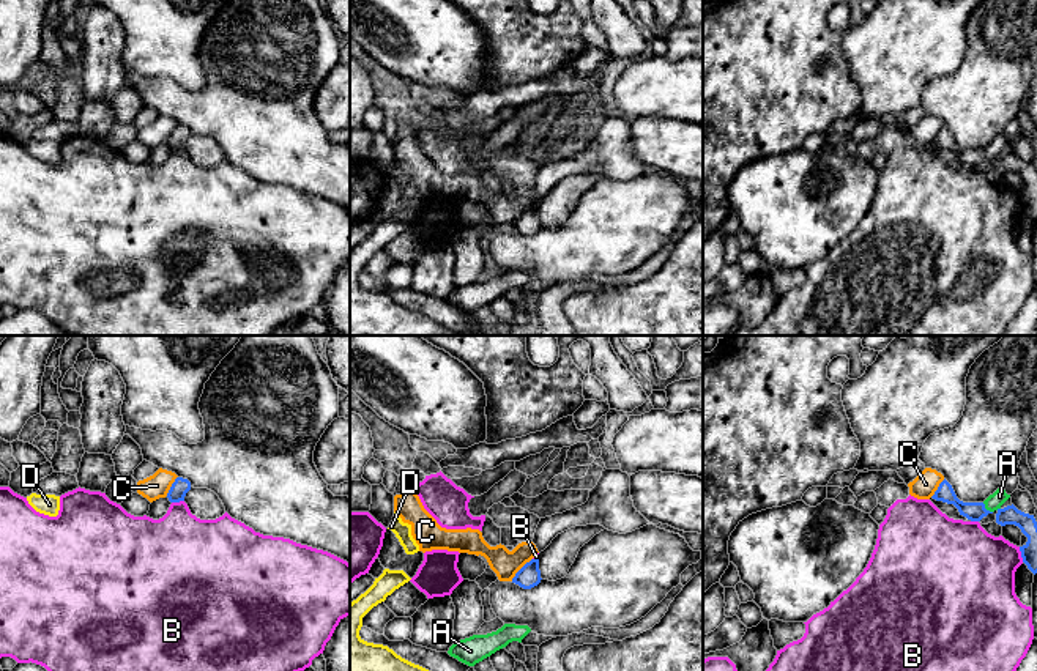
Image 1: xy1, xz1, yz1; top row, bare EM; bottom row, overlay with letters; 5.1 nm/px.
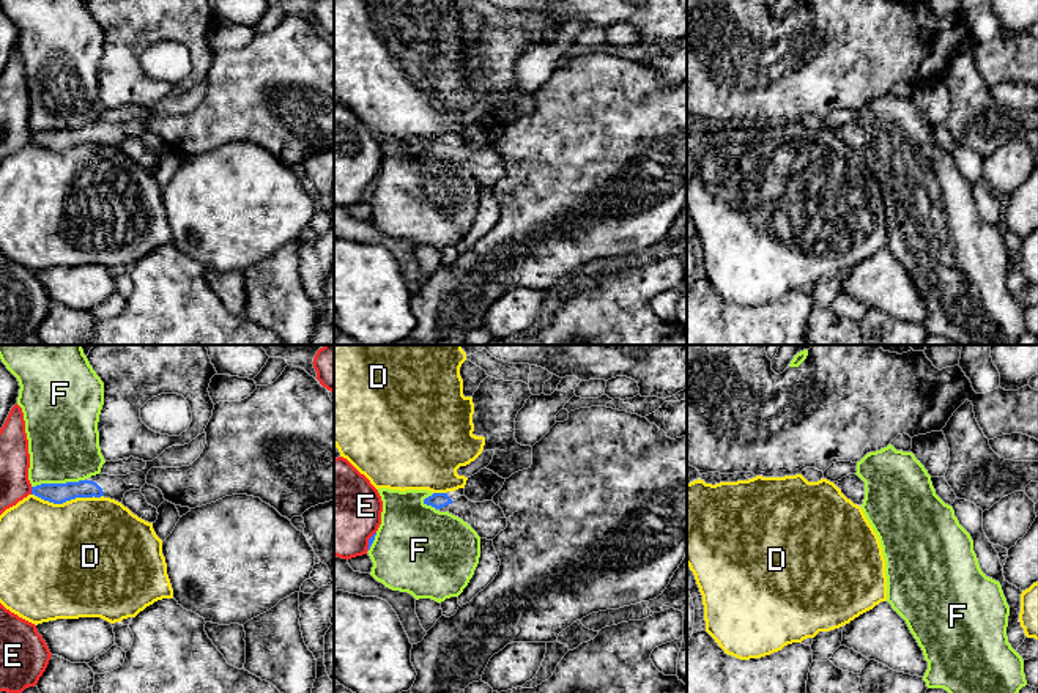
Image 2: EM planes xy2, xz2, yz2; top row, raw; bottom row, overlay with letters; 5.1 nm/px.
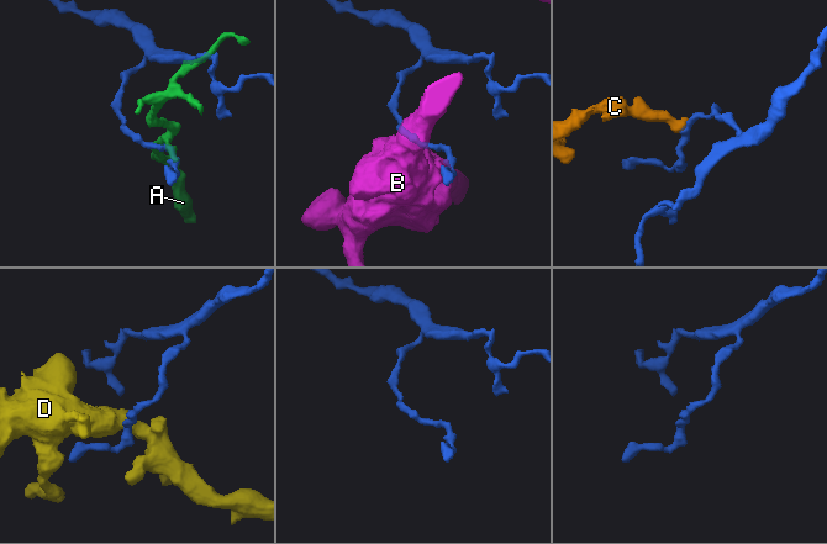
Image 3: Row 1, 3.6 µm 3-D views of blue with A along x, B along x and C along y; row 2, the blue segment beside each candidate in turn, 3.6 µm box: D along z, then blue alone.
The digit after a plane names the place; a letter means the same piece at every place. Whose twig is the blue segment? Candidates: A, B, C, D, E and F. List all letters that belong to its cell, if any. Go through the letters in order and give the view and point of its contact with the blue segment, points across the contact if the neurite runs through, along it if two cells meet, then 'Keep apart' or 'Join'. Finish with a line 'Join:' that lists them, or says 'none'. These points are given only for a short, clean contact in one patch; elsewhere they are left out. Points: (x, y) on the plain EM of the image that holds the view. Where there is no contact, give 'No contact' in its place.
A: Touches blue at yz1 (985, 156). Boundary: yz1 (982, 150), (992, 159). Keep apart
B: Touches blue at yz1 (1022, 202). Keep apart
C: Touches blue at xz1 (520, 216). Boundary: xz1 (531, 205), (511, 227). Keep apart
D: Touches blue at xy2 (68, 147). Keep apart
E: Touches blue at xy2 (32, 137). Keep apart
F: Touches blue at xy2 (57, 131). Keep apart
Join: none

